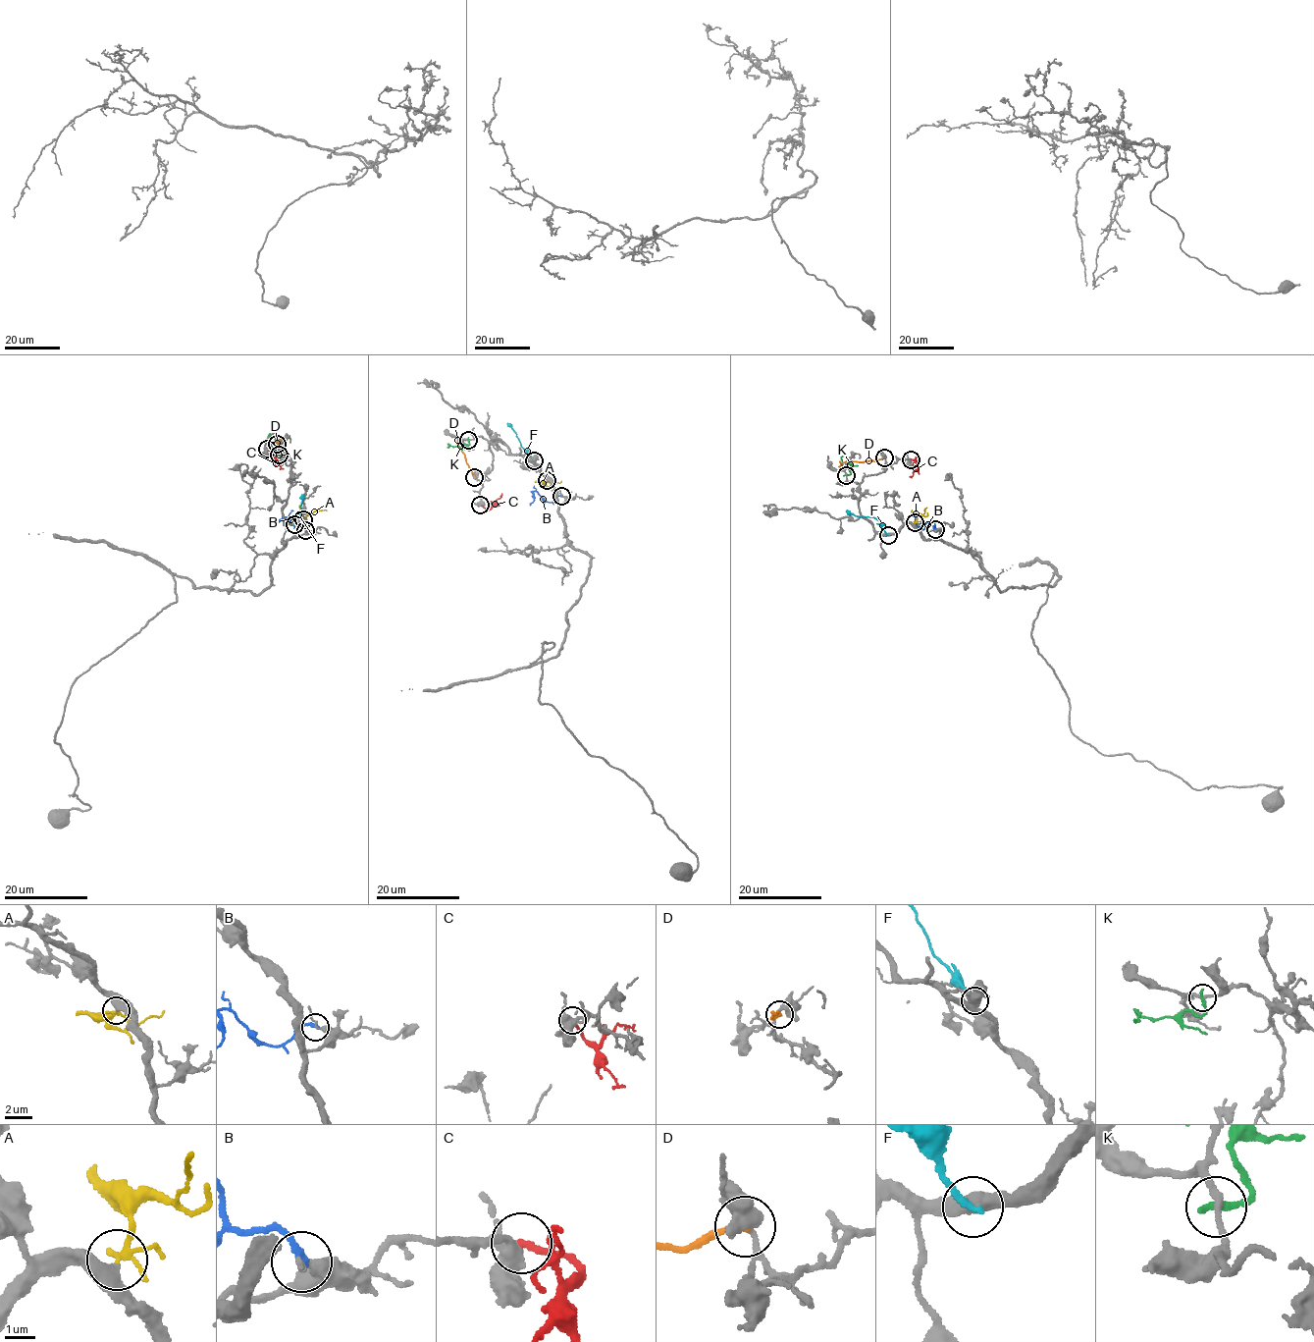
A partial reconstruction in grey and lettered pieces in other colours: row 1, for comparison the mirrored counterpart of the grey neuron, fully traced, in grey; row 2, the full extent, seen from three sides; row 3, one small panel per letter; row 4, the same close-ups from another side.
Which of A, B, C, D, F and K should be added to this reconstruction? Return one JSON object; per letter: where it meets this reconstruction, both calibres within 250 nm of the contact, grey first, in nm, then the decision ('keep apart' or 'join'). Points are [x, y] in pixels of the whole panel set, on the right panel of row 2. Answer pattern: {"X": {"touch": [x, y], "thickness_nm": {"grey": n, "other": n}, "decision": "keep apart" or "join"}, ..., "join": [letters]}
{"A": {"touch": [915, 522], "thickness_nm": {"grey": 480, "other": 150}, "decision": "join"}, "B": {"touch": [935, 529], "thickness_nm": {"grey": 240, "other": 260}, "decision": "keep apart"}, "C": {"touch": [911, 459], "thickness_nm": {"grey": 440, "other": 200}, "decision": "keep apart"}, "D": {"touch": [884, 457], "thickness_nm": {"grey": 280, "other": 200}, "decision": "keep apart"}, "F": {"touch": [888, 535], "thickness_nm": {"grey": 440, "other": 200}, "decision": "keep apart"}, "K": {"touch": [846, 475], "thickness_nm": {"grey": 200, "other": 260}, "decision": "keep apart"}, "join": ["A"]}

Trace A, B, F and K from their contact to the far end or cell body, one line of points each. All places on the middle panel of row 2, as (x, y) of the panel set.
A: (547, 480), (546, 486), (553, 486), (561, 480)
B: (562, 496), (550, 503), (543, 500), (534, 491), (530, 505)
F: (534, 460), (507, 423)
K: (468, 440), (466, 446), (448, 444), (447, 447)

